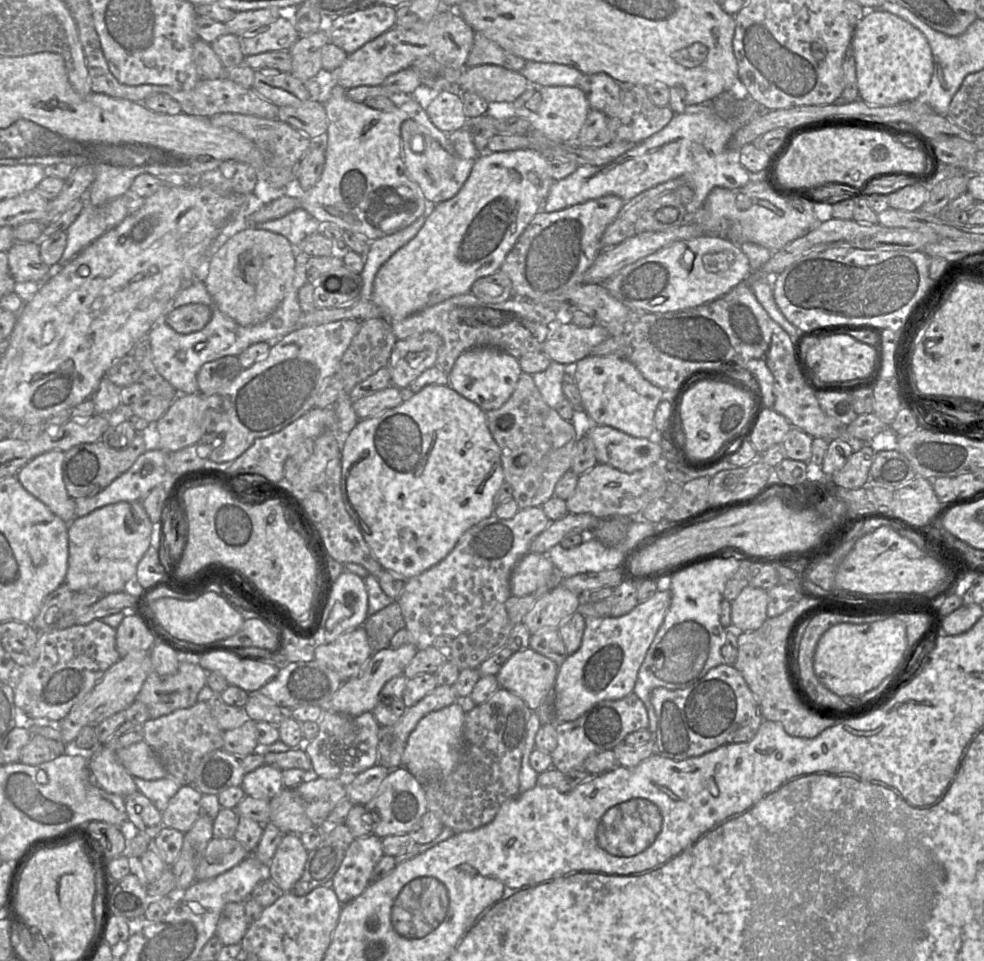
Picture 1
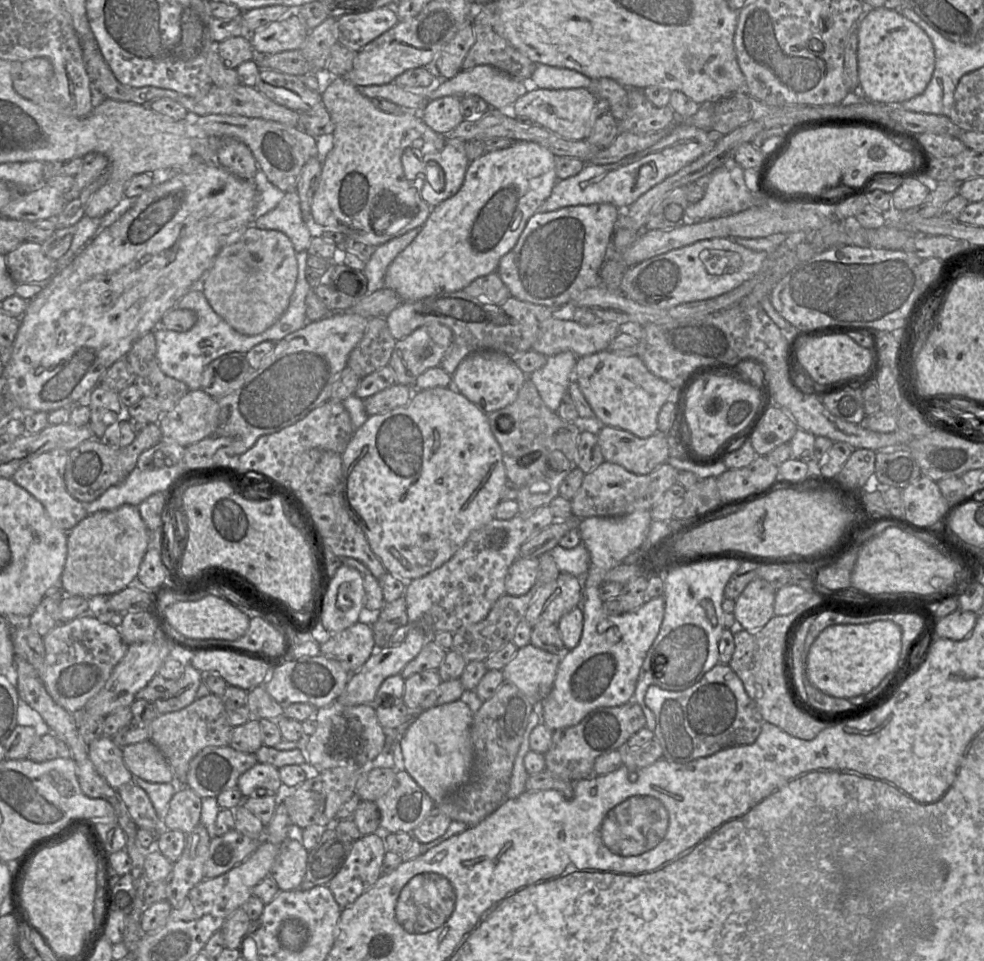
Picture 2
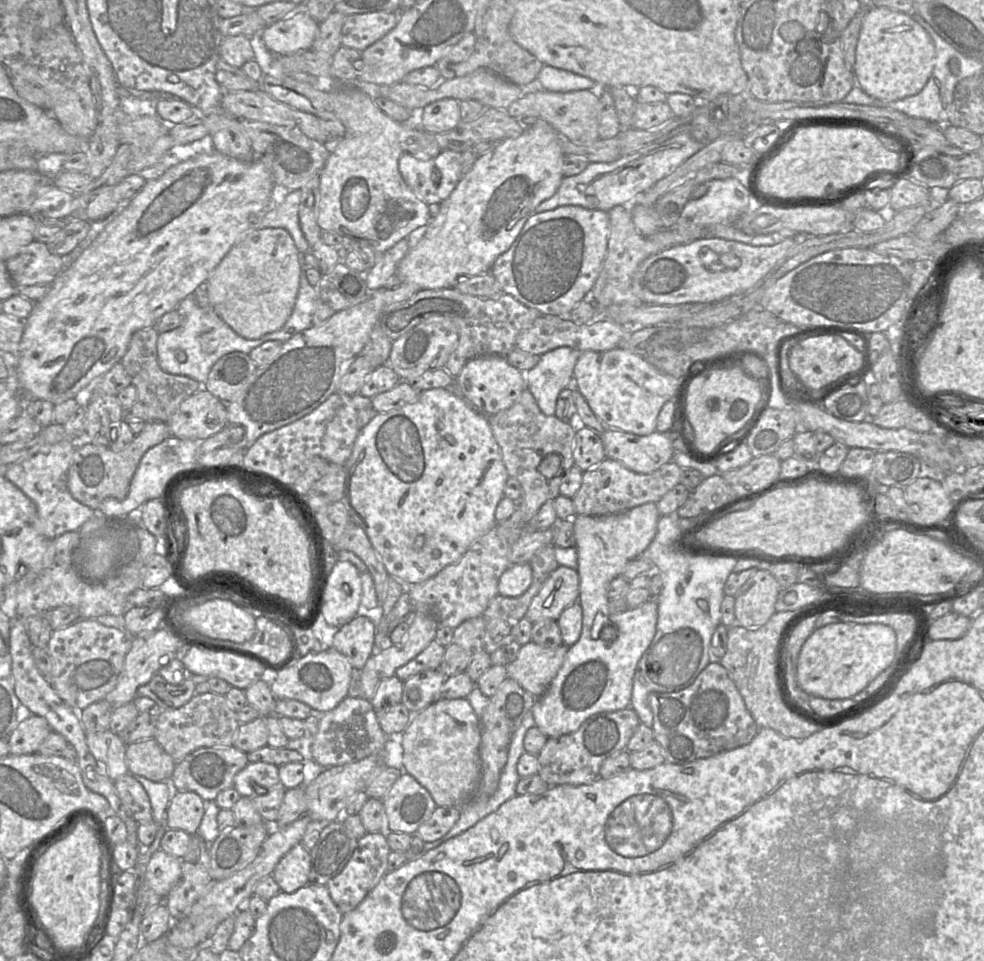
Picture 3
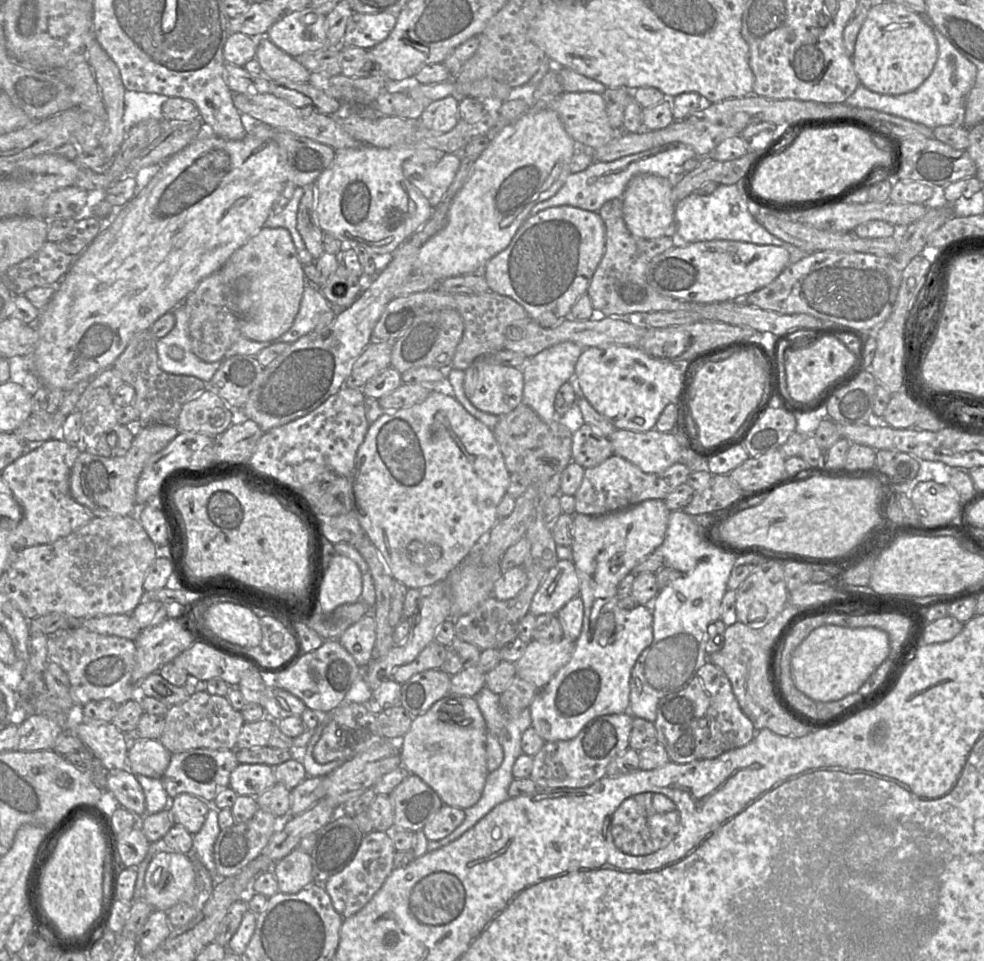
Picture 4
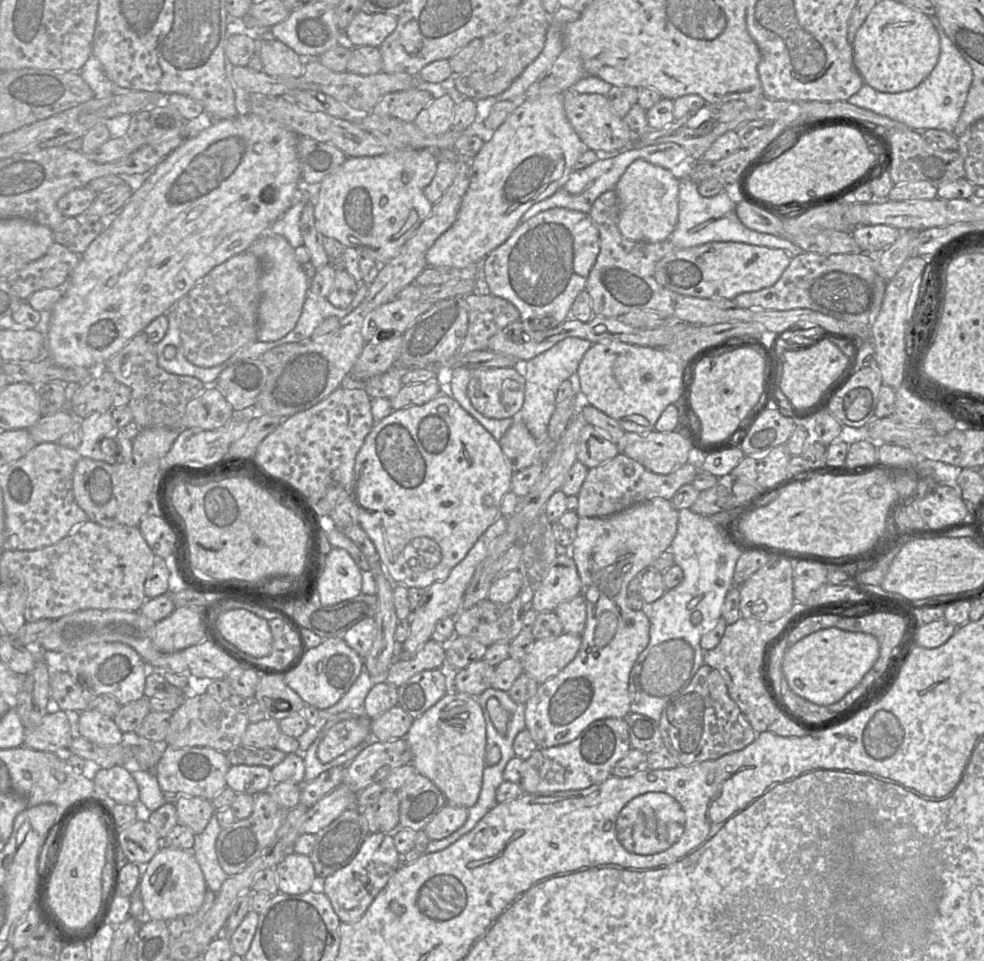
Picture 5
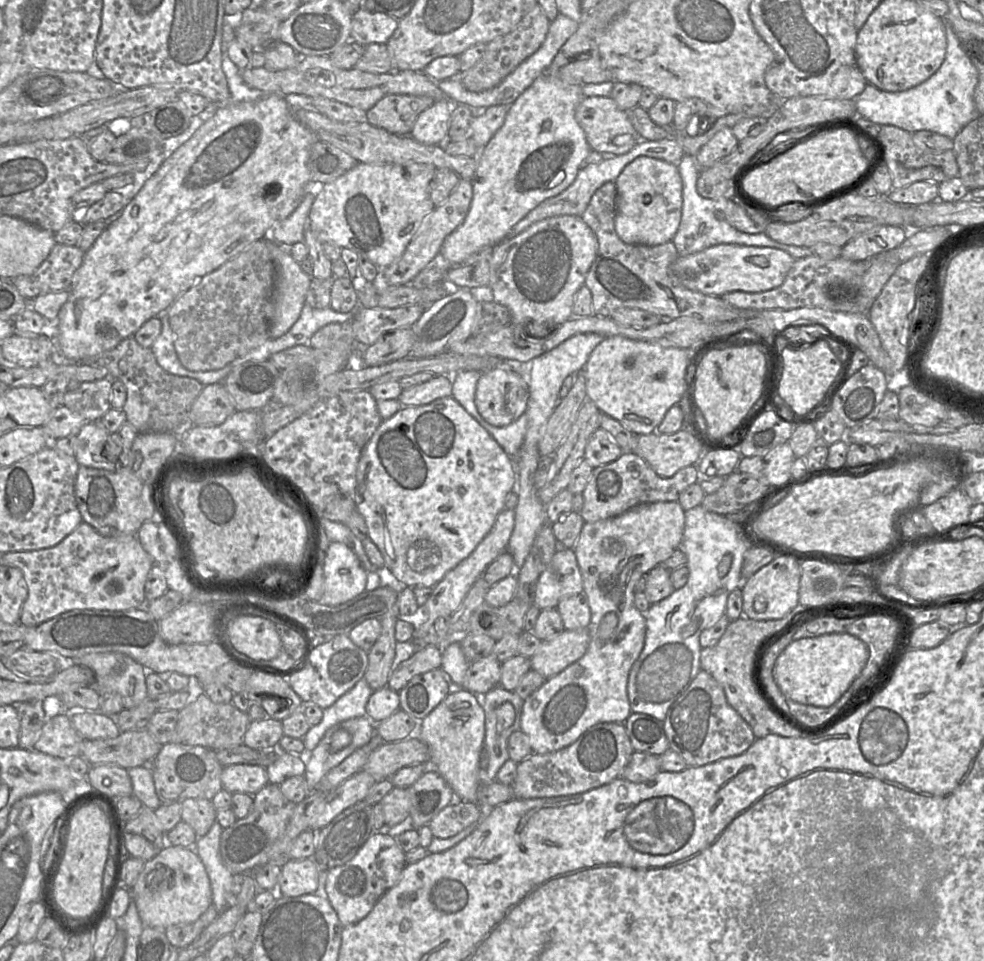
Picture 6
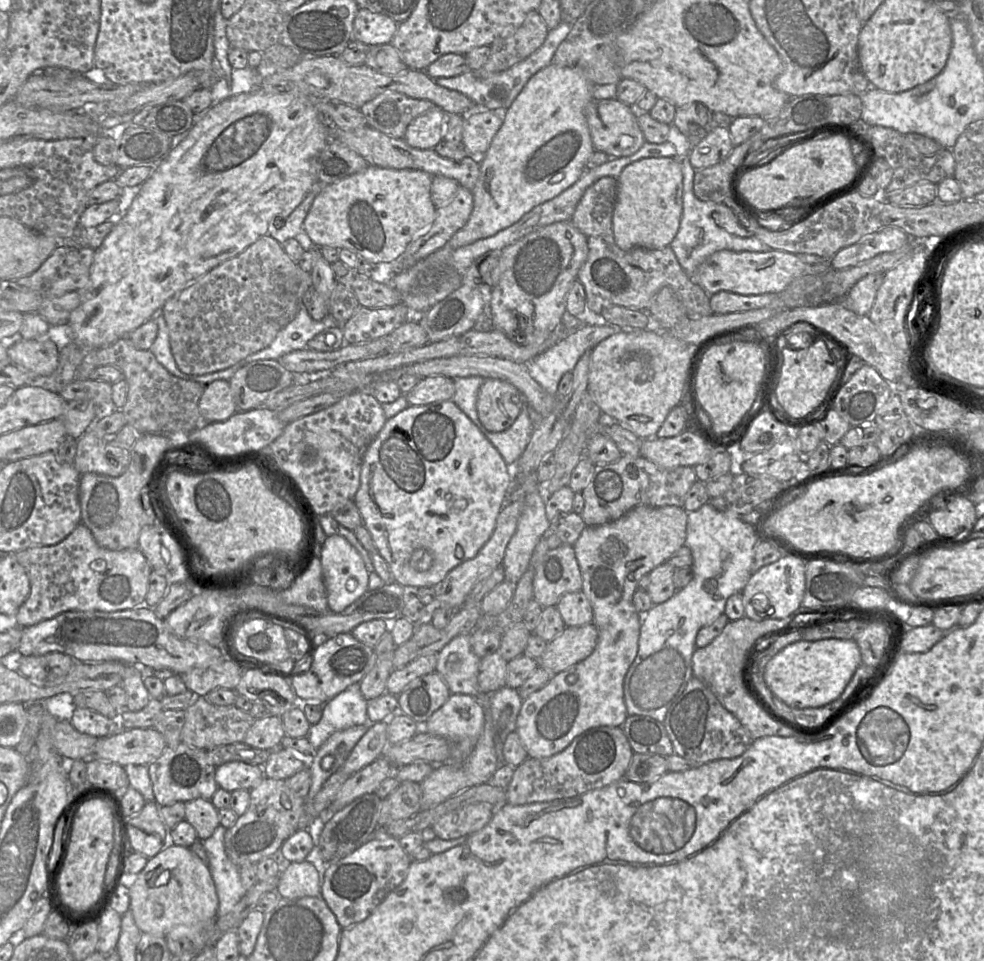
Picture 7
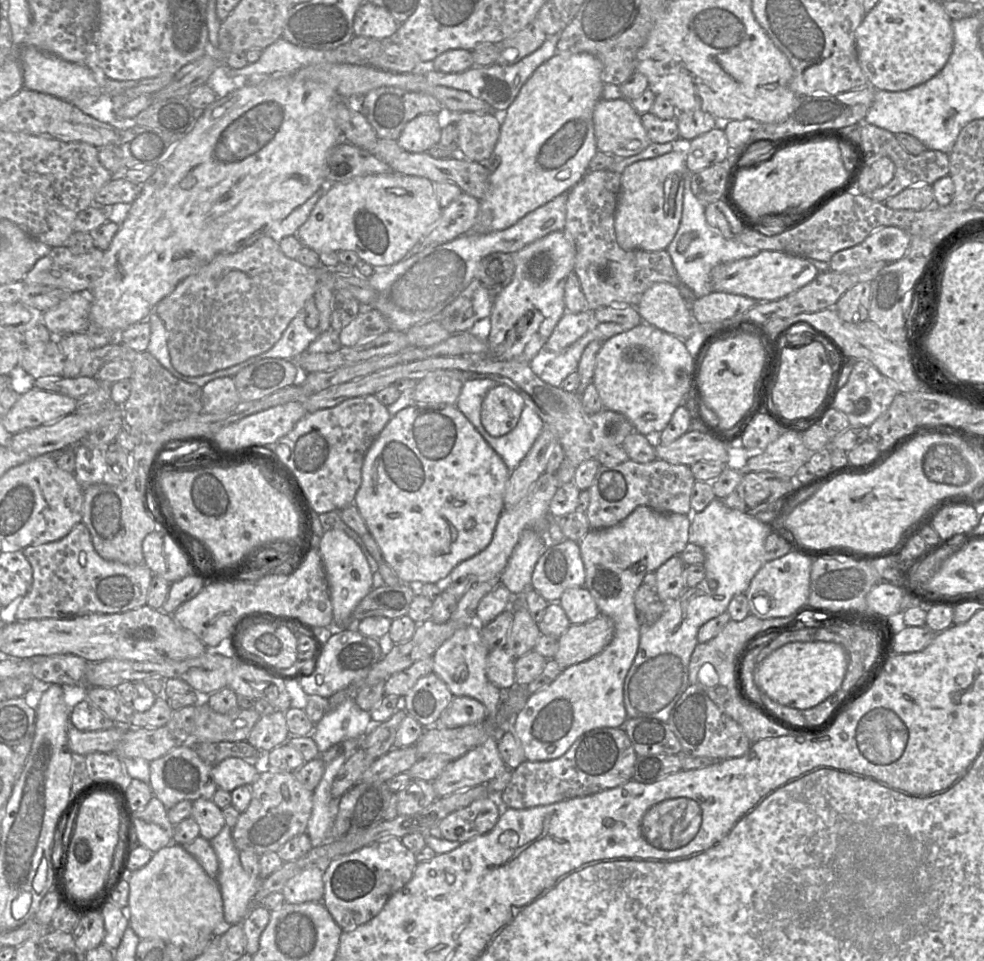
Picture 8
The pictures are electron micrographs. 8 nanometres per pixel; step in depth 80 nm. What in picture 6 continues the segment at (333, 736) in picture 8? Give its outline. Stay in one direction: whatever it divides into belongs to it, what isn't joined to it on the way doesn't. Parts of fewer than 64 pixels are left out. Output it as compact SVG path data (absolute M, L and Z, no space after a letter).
M362 677L350 690L331 706L323 709L322 720L310 727L302 738L306 752L311 752L333 725L352 718L366 716L366 705L373 690Z

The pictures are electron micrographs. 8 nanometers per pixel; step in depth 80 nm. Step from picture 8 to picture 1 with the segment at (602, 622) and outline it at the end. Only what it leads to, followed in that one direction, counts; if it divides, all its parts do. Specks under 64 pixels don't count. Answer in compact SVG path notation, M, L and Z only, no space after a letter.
M530 647L514 652L496 675L499 686L519 696L528 707L536 710L544 698L554 691L559 665Z

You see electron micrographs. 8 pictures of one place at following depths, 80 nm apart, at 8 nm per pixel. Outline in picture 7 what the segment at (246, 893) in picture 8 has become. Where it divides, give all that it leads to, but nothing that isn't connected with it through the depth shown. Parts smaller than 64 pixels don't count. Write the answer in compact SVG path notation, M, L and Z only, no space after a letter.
M220 824L209 838L202 841L219 899L217 917L229 913L247 892L241 883L239 867L226 854L224 846L226 830L227 828Z

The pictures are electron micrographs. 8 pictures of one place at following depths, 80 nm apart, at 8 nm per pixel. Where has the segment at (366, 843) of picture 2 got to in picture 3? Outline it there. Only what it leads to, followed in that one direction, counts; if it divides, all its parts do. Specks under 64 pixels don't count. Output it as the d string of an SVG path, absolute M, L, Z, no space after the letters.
M367 832L358 840L357 847L344 869L326 885L333 901L343 914L356 908L386 874L390 851L386 833Z

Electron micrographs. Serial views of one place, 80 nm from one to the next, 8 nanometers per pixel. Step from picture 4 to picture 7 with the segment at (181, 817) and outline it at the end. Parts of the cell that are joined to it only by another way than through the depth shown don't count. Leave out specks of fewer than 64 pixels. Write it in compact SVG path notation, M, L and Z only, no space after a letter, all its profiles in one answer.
M196 798L185 802L185 818L196 830L198 839L209 838L220 825L218 810L211 800Z

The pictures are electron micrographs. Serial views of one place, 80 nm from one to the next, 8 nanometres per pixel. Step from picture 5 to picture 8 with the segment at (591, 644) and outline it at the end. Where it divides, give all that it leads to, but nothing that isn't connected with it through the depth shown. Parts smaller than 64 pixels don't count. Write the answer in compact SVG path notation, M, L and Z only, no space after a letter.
M642 505L614 526L590 529L579 541L585 567L585 587L595 599L600 615L605 615L613 621L614 637L601 653L584 662L564 668L552 683L529 695L524 707L512 720L511 726L522 745L525 760L556 759L586 732L596 728L623 728L629 718L624 706L623 685L637 654L641 635L639 612L634 604L634 596L646 574L655 572L667 560L679 555L685 549L689 543L690 524L691 515L662 513Z

